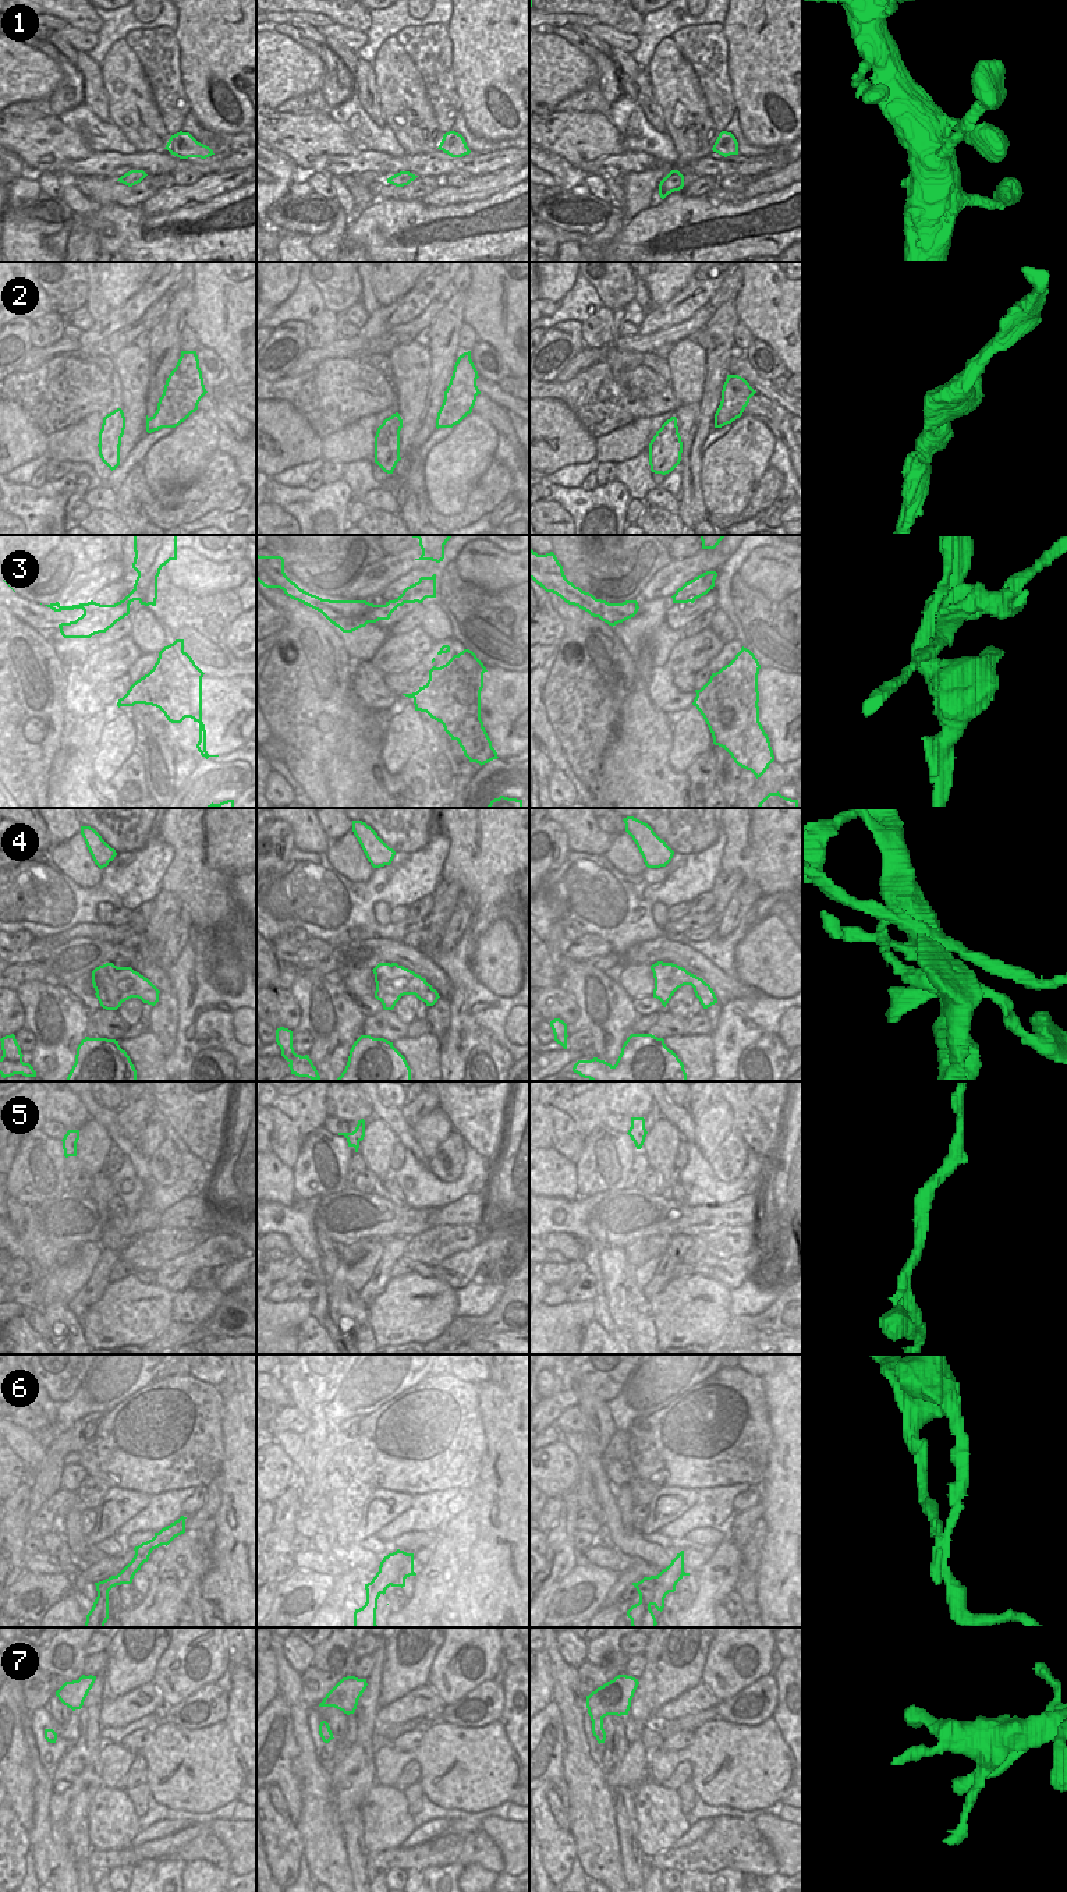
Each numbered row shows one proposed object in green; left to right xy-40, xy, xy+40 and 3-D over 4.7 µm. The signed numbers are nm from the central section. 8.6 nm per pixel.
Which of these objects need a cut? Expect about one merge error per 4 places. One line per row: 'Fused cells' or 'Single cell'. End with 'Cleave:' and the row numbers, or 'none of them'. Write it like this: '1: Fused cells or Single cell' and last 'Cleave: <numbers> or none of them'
1: Single cell
2: Single cell
3: Fused cells
4: Fused cells
5: Single cell
6: Fused cells
7: Single cell
Cleave: 3, 4, 6.

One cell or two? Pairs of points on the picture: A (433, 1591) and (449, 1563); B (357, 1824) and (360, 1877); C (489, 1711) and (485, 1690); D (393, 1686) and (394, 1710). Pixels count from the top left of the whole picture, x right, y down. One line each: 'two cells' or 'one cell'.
A: one cell
B: one cell
C: one cell
D: two cells

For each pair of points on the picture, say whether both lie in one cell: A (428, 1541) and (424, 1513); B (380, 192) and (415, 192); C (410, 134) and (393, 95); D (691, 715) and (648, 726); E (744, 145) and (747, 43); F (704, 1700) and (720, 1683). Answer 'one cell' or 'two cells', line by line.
A: two cells
B: one cell
C: one cell
D: two cells
E: two cells
F: two cells

